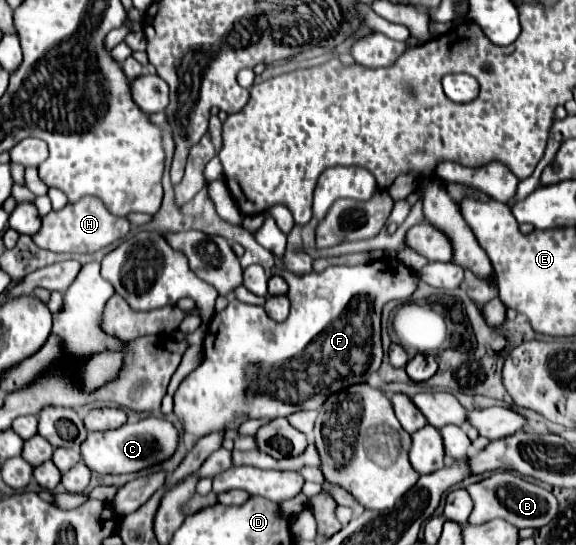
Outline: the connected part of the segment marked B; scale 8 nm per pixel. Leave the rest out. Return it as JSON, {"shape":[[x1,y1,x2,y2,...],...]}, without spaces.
{"shape":[[493,471,489,477,481,479,479,483,469,485,467,493,471,495,473,505,475,505,473,513,469,517,471,525,481,525,481,523,501,517,519,529,523,529,523,527,539,529,557,515,557,499,551,491,547,491,535,483,529,483,509,471]]}

